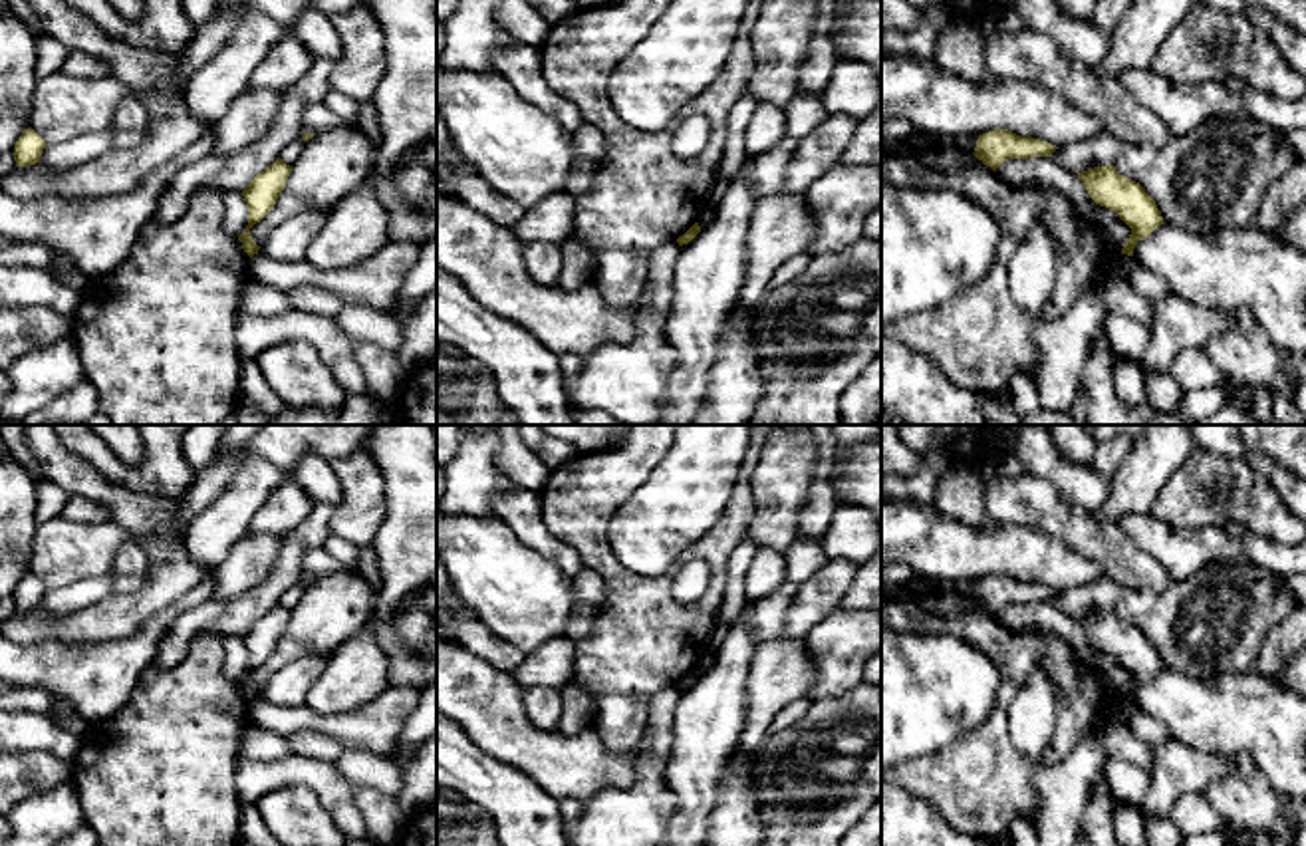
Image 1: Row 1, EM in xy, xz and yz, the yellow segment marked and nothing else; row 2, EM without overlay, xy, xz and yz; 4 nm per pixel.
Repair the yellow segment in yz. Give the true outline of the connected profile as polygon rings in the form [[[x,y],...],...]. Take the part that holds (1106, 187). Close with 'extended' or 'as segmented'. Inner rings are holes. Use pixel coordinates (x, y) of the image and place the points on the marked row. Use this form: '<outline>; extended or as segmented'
[[[1113,165],[1082,171],[1078,173],[1078,179],[1084,183],[1096,205],[1117,212],[1131,228],[1121,254],[1133,256],[1135,244],[1163,224],[1163,216],[1155,201],[1139,183],[1119,175]]]; as segmented

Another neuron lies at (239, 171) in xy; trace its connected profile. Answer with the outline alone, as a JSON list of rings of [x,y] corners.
[[[318,58],[310,70],[284,93],[280,93],[278,113],[260,143],[244,147],[228,157],[224,167],[208,177],[200,187],[226,197],[242,193],[258,173],[270,167],[286,145],[298,139],[302,117],[308,105],[324,103],[331,91],[329,77],[335,62]]]

